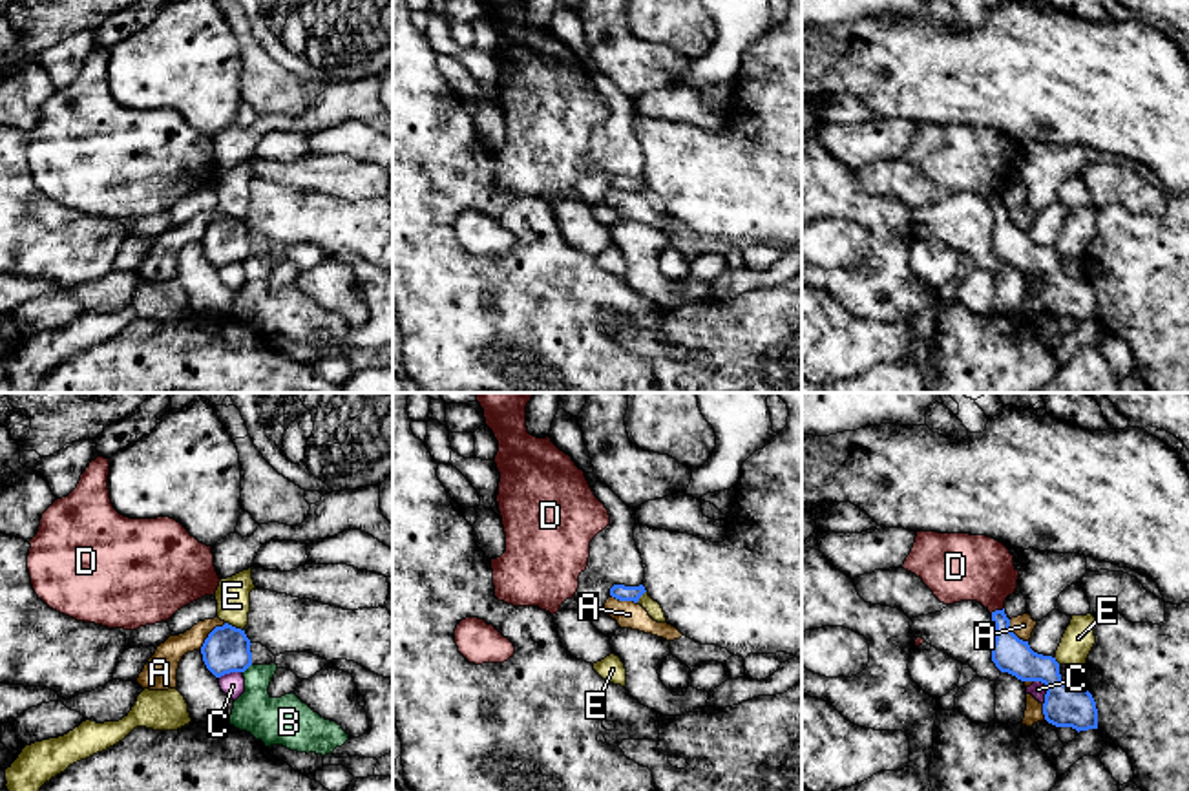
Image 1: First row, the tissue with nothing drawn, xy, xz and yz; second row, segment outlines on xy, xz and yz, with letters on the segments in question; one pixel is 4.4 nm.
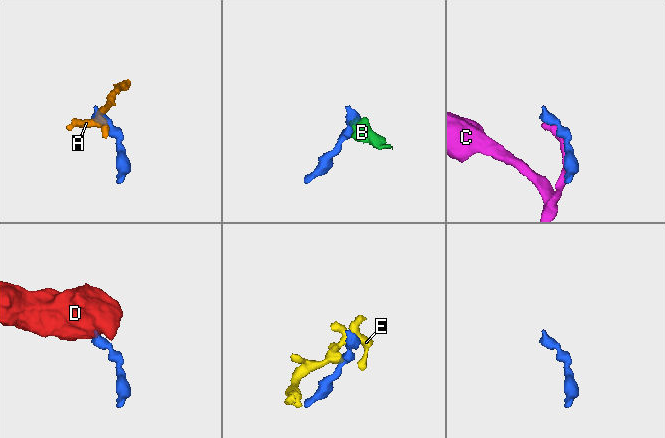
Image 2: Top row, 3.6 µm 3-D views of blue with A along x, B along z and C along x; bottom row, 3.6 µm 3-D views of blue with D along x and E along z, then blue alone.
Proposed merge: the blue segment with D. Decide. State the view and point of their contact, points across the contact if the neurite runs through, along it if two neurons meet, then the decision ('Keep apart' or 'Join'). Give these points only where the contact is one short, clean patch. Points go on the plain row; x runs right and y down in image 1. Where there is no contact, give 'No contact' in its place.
Touches blue at yz (996, 201). Path across: yz (1010, 245), (996, 201), (959, 158). Join

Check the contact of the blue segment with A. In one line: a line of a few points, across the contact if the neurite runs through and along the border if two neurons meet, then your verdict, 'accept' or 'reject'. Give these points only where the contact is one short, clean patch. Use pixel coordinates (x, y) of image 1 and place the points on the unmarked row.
reject

